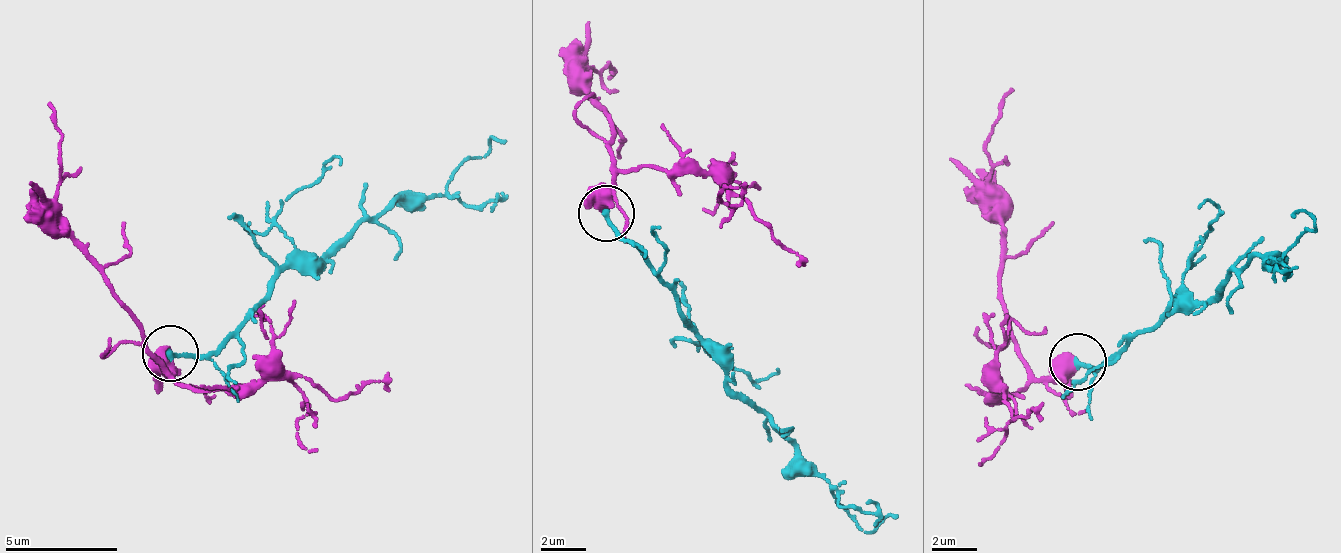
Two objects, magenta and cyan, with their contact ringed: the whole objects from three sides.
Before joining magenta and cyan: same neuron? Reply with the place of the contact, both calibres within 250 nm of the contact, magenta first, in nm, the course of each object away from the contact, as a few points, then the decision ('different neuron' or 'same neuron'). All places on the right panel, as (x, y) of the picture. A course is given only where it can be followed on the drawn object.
(1078, 362) | 700/240 nm | magenta via (1073, 360), (1043, 377), (1027, 365), (998, 281), (1004, 226), (989, 179), (992, 124), (1016, 88) | cyan via (1078, 360), (1095, 370), (1194, 299), (1215, 300), (1256, 258), (1279, 259), (1317, 225), (1305, 214), (1292, 216) | same neuron

